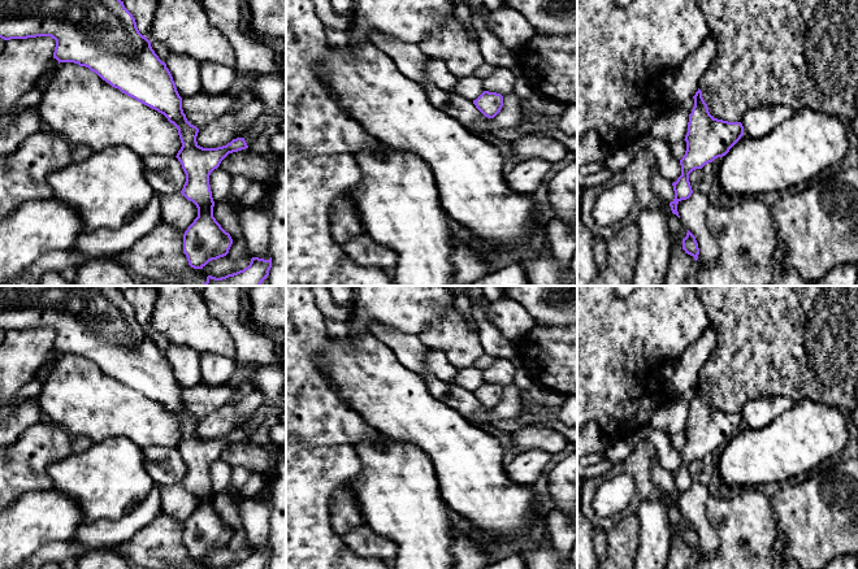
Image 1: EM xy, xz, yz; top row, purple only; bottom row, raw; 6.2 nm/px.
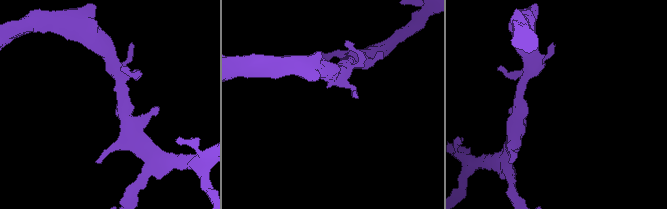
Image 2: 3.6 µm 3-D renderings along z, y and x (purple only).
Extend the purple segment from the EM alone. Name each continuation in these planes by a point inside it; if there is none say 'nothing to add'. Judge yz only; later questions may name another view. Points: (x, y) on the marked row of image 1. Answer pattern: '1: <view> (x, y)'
nothing to add

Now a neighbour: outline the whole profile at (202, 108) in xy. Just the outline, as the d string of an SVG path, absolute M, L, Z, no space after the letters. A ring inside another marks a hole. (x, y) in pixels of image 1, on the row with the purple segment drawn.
M203 90L182 100L182 109L187 121L199 130L226 113L235 99L225 92L212 95Z

